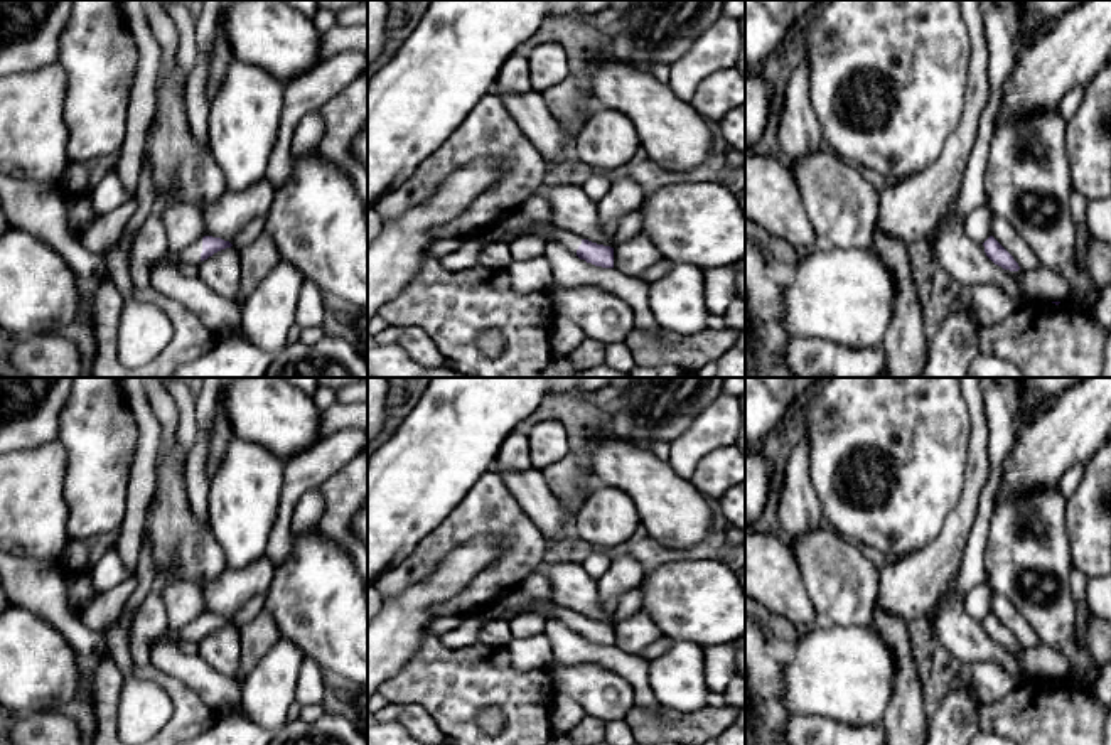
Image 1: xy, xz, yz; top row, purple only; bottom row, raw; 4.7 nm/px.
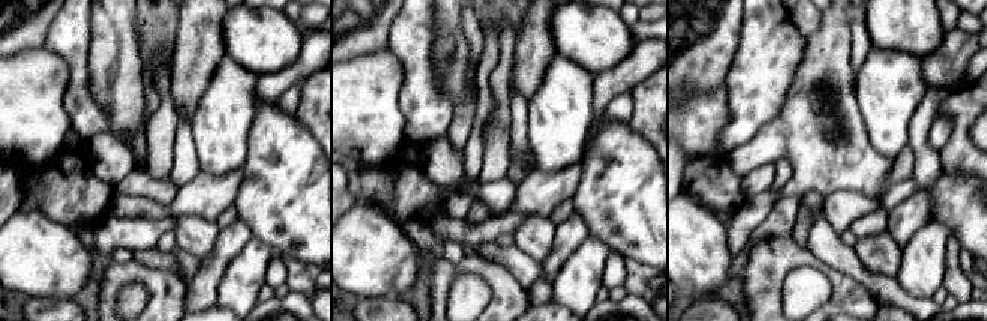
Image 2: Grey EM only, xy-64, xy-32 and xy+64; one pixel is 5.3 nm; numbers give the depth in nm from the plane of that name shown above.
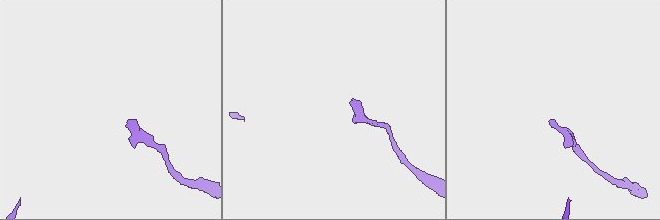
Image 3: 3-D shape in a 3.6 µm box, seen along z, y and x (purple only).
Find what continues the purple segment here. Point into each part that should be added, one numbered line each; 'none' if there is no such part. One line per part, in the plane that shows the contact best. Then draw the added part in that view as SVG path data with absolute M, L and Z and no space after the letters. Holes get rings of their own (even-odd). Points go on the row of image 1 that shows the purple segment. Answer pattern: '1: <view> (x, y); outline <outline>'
1: xy (193, 251); outline M202 238L196 243L189 244L182 253L170 253L167 251L165 258L175 265L180 263L201 263L201 253L202 253Z

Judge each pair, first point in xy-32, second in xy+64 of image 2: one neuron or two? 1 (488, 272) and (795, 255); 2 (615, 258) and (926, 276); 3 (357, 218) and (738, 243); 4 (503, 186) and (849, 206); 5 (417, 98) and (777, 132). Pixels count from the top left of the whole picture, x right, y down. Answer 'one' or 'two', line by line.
1: one
2: two
3: two
4: one
5: two

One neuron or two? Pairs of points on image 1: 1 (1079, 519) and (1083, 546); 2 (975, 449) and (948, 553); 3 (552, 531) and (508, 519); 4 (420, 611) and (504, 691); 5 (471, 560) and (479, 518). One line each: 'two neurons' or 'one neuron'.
1: one neuron
2: one neuron
3: two neurons
4: two neurons
5: two neurons

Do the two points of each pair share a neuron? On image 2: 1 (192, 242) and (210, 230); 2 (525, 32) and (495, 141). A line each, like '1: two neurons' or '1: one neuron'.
1: one neuron
2: two neurons

